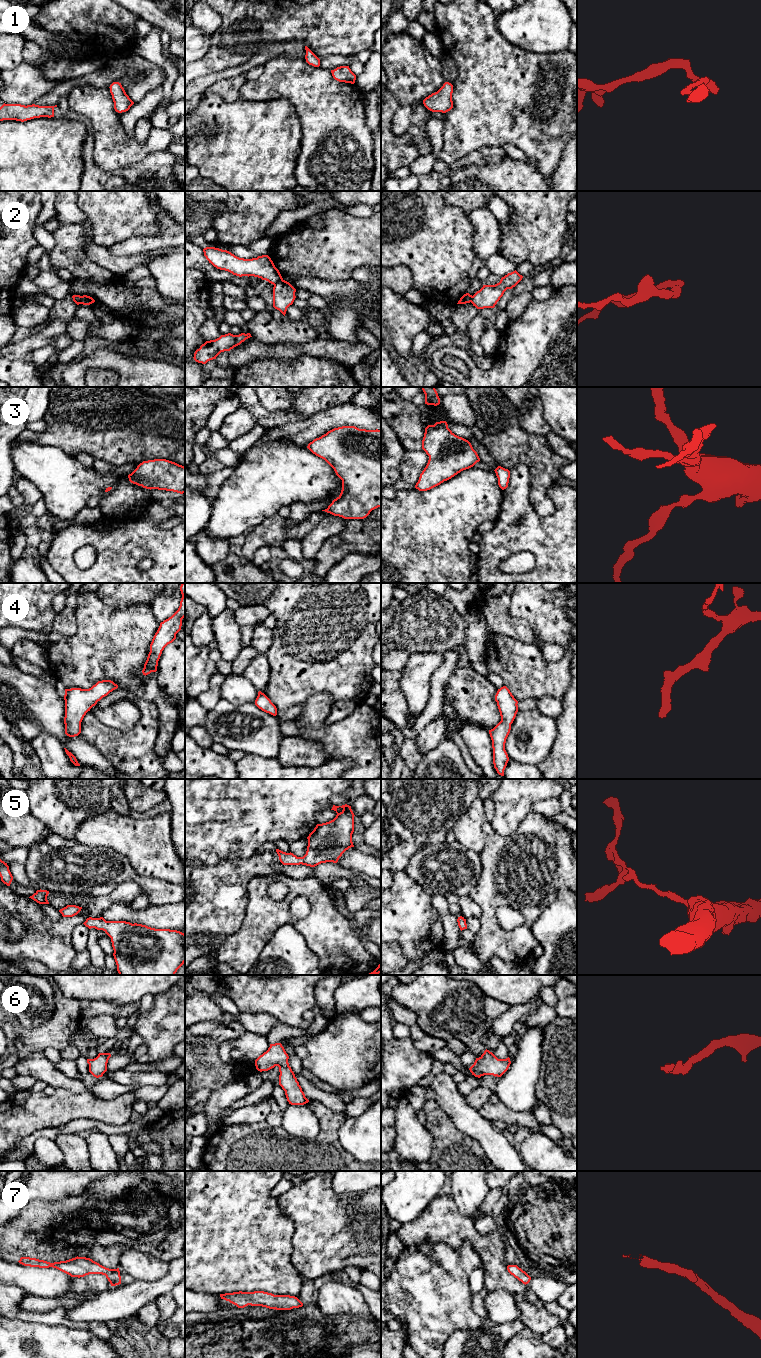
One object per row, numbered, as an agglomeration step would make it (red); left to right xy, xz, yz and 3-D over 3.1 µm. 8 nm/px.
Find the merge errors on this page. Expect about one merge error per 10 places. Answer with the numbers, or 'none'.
2

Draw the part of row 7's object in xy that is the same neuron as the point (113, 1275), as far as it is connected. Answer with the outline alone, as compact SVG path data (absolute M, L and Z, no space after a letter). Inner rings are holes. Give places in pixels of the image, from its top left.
M21 1257L18 1261L24 1266L39 1267L39 1268L56 1268L71 1277L84 1277L89 1274L102 1274L105 1275L111 1286L121 1284L121 1276L119 1268L109 1269L99 1263L86 1257L75 1257L66 1261L50 1263L44 1260L39 1260L30 1257Z

